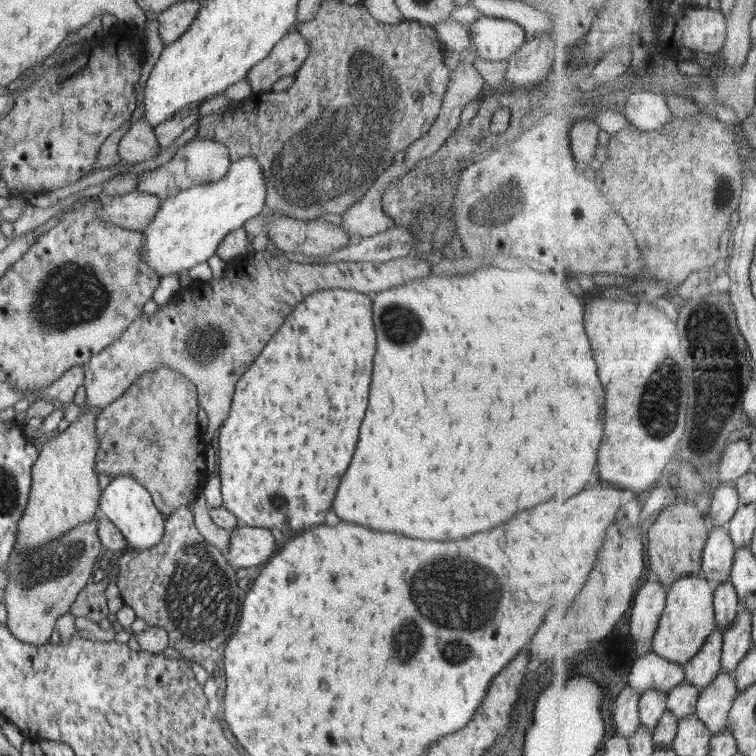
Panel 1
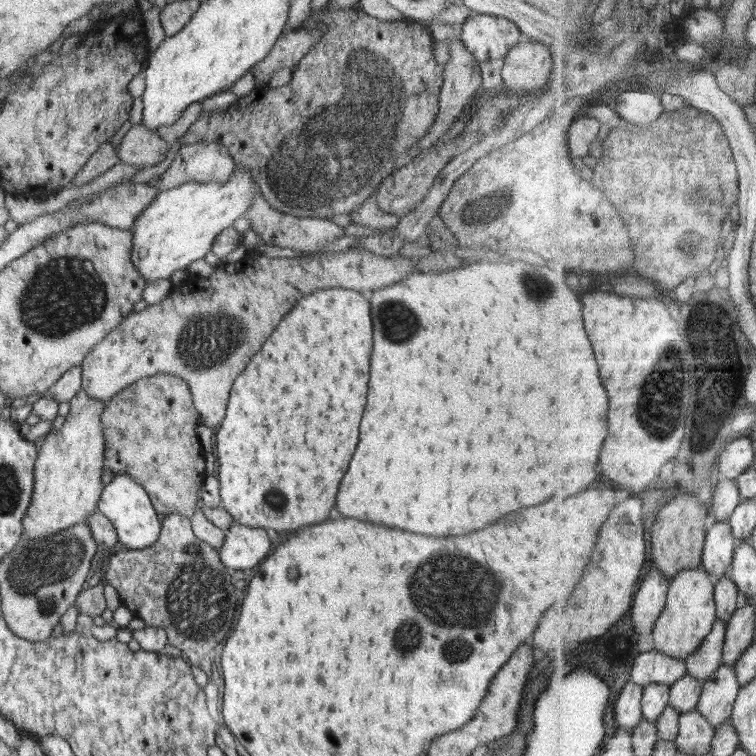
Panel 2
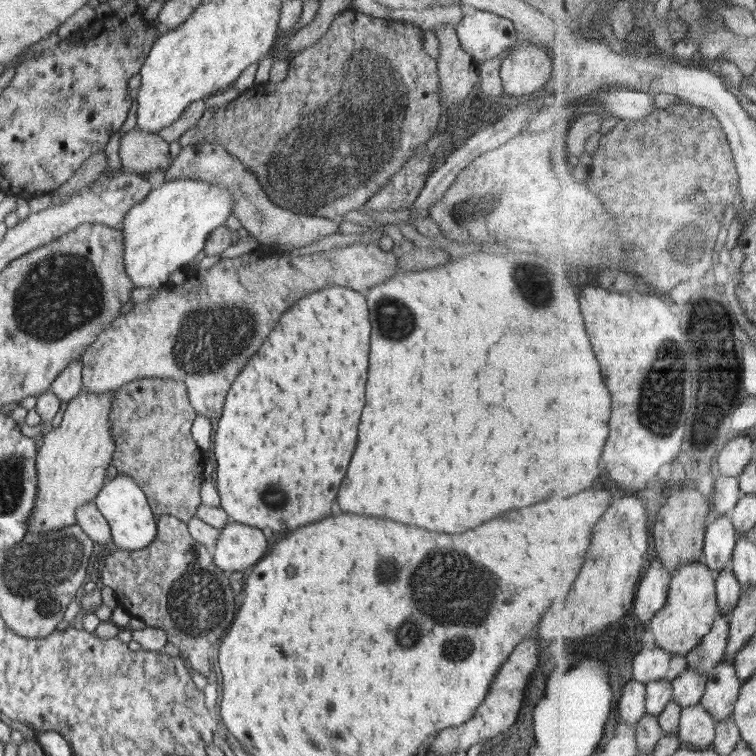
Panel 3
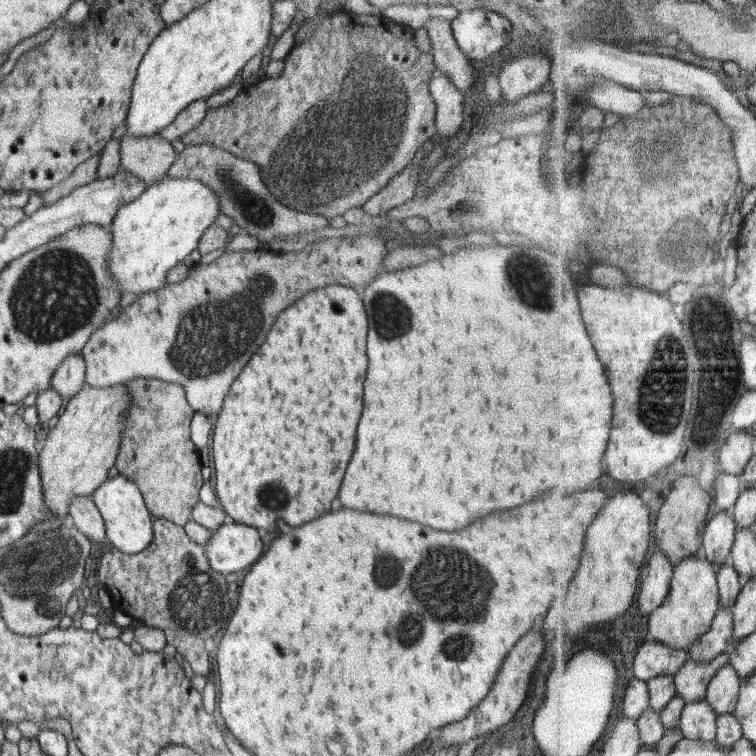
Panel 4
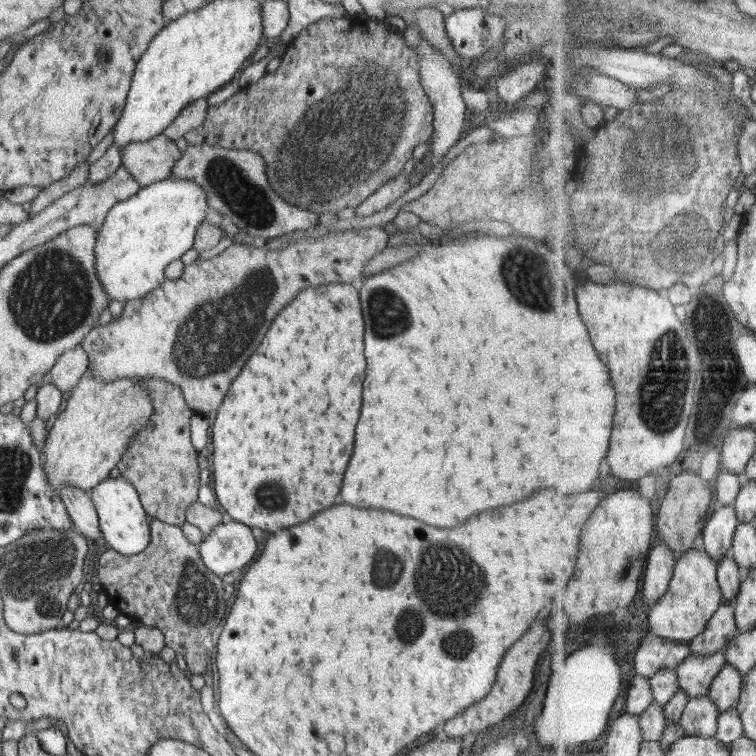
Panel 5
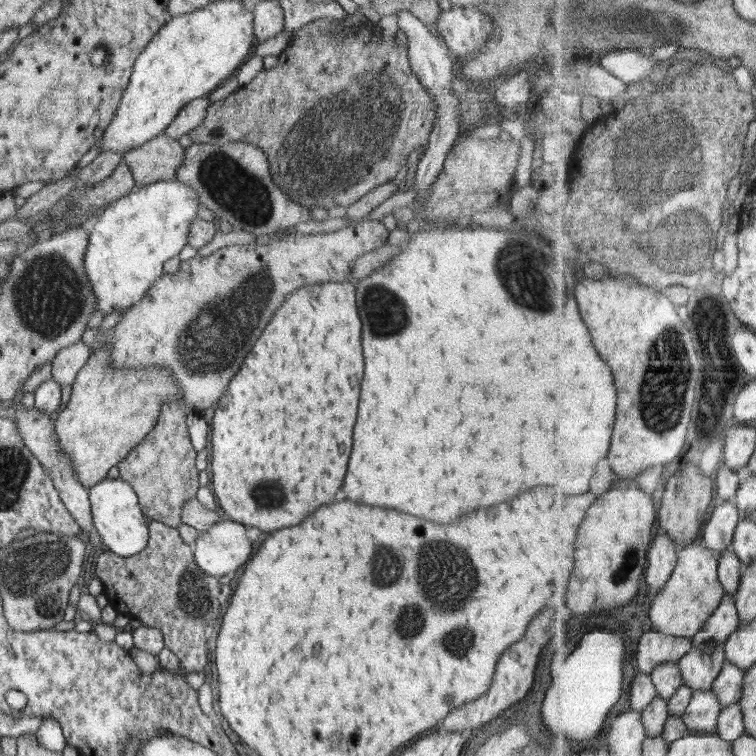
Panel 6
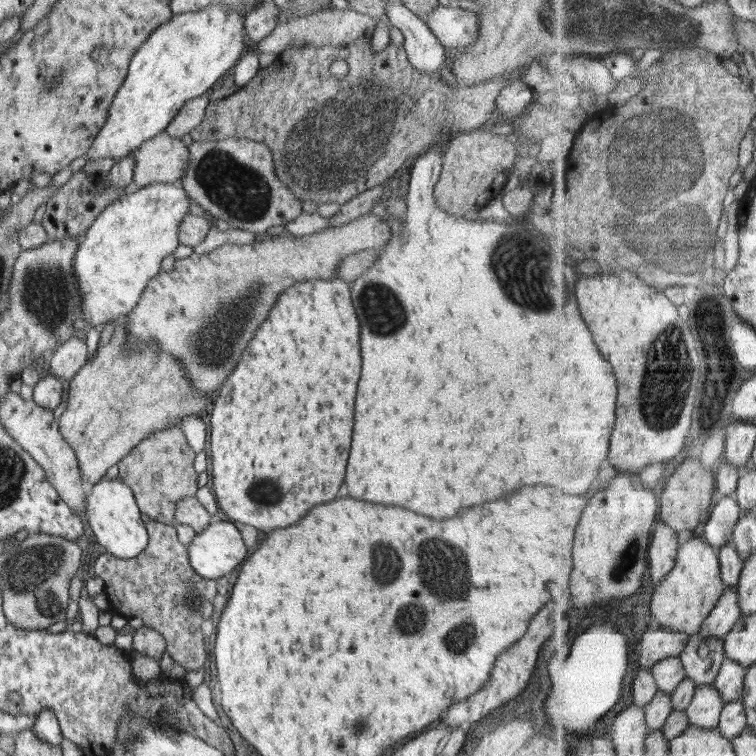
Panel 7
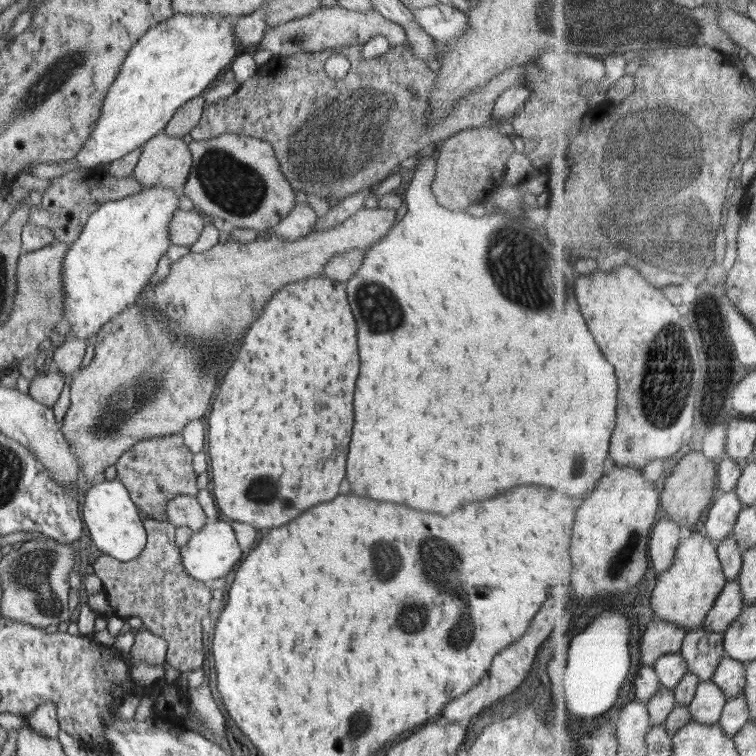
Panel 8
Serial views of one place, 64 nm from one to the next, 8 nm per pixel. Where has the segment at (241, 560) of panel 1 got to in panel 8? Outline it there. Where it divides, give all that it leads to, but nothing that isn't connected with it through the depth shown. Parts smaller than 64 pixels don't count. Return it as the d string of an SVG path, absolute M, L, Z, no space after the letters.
M222 520L206 522L198 532L193 532L188 544L179 549L181 550L181 564L185 566L189 576L207 584L226 576L239 563L242 556L242 550L236 541L232 526Z

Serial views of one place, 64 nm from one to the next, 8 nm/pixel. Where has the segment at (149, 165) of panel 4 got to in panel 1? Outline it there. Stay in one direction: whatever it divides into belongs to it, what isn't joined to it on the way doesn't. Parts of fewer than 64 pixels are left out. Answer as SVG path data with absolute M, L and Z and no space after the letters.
M145 118L134 123L120 139L118 152L127 163L142 163L161 151L154 128Z

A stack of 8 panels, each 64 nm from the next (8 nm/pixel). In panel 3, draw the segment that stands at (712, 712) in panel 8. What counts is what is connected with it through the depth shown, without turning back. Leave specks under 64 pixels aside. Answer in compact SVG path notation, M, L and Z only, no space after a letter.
M703 703L684 709L680 737L697 748L714 746L718 738L718 722Z

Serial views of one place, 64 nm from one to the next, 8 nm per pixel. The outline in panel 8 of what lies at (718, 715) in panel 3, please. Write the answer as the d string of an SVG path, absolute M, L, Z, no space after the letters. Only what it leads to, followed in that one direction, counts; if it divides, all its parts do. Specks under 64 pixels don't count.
M728 657L723 660L716 676L713 678L726 692L729 698L745 694L749 670L747 663Z

